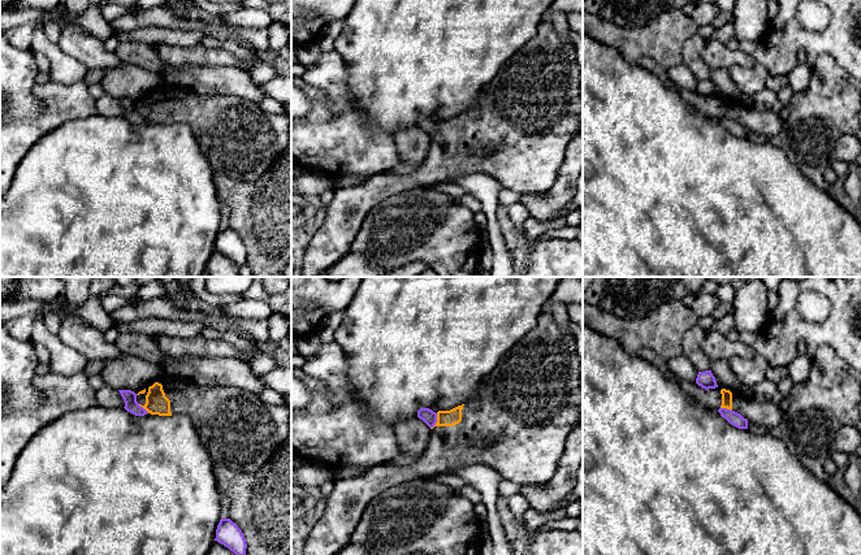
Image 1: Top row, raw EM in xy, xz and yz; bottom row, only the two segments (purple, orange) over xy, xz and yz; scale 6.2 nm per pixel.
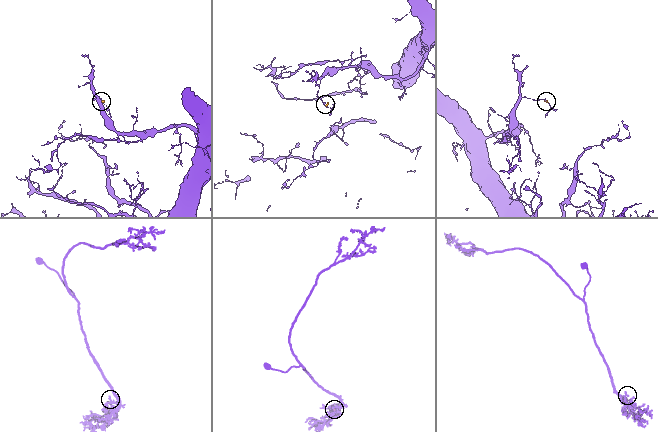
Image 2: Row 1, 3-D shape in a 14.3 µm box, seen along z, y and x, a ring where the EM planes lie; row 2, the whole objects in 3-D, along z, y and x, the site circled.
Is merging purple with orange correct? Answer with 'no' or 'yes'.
no

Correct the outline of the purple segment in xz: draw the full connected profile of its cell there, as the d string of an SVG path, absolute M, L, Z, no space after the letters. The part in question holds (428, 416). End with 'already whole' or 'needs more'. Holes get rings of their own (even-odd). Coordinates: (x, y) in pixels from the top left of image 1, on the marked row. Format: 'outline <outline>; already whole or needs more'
outline M420 408L417 417L423 420L429 428L433 428L437 422L437 413L429 408Z; already whole

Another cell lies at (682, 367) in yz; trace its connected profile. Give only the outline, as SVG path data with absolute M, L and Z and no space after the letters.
M682 354L672 357L667 361L667 365L678 380L696 382L698 372L696 370L693 363L685 355Z

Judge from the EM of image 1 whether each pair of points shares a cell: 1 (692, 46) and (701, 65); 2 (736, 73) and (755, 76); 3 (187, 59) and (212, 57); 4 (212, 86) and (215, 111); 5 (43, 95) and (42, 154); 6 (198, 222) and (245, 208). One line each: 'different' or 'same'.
1: same
2: same
3: same
4: different
5: different
6: different

